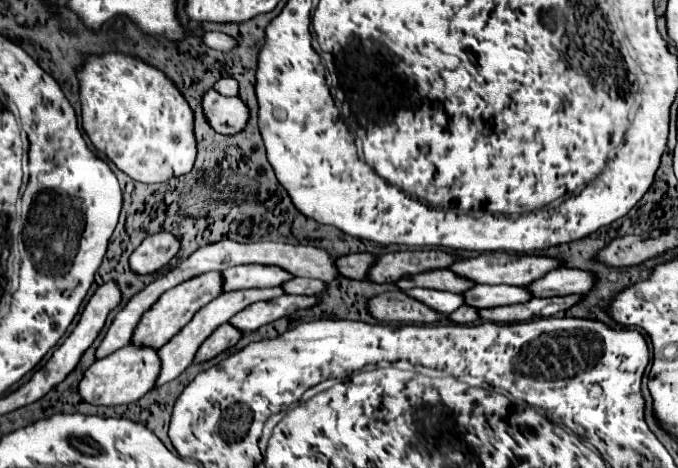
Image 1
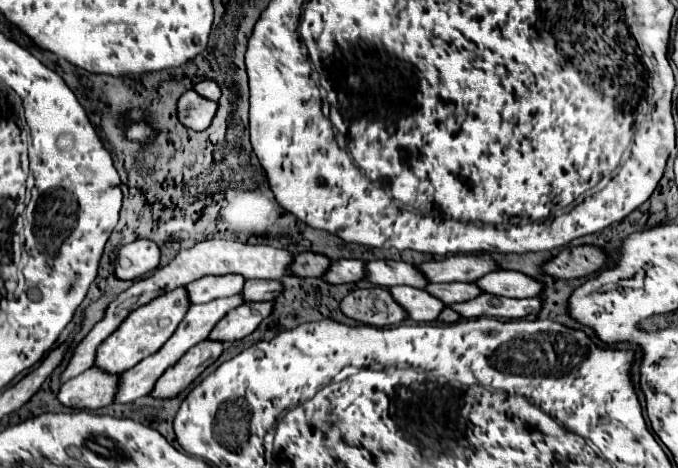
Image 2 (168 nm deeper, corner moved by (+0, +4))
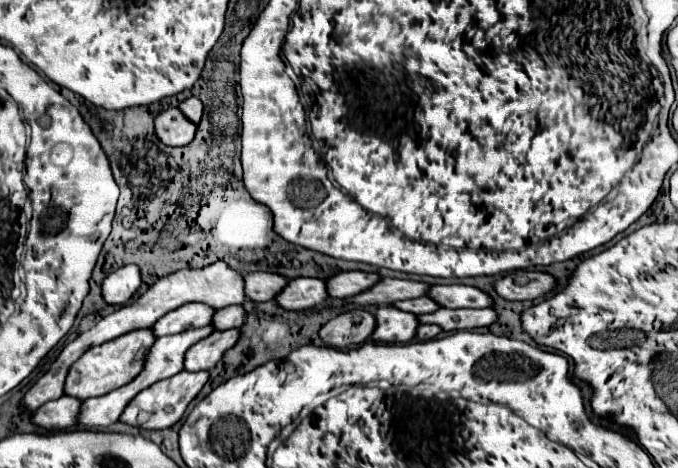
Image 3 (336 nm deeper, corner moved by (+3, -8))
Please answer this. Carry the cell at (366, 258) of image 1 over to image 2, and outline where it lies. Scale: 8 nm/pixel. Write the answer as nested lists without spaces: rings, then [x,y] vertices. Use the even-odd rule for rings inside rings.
[[[303,252],[293,258],[293,264],[289,266],[289,274],[299,276],[299,278],[309,278],[309,276],[321,276],[327,266],[331,264],[329,258],[313,252]]]

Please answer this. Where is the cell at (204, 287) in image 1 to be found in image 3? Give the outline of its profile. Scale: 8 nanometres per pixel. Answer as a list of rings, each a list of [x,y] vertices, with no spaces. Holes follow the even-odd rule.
[[[140,328],[140,330],[128,332],[124,336],[118,336],[106,344],[90,348],[82,356],[82,360],[78,360],[78,364],[74,364],[74,368],[70,368],[70,376],[66,382],[66,394],[86,400],[92,396],[108,394],[120,386],[128,384],[142,372],[146,356],[148,356],[150,348],[154,346],[154,342],[156,342],[156,336],[154,336],[152,328]]]

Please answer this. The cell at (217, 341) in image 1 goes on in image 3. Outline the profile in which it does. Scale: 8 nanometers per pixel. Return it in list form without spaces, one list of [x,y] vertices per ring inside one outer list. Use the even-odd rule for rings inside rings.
[[[182,370],[166,380],[160,380],[158,384],[152,384],[150,388],[142,390],[130,404],[130,408],[126,408],[126,412],[120,416],[122,422],[132,424],[132,426],[140,426],[140,428],[148,428],[148,430],[162,430],[162,428],[170,428],[172,424],[176,424],[184,410],[188,408],[190,400],[202,390],[202,386],[208,382],[210,372],[200,370],[200,372],[188,372]]]

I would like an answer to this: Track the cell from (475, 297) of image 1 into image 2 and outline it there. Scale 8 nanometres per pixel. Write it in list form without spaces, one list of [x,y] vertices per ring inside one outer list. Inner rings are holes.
[[[427,284],[425,292],[431,296],[437,296],[443,300],[443,304],[455,304],[455,302],[465,302],[481,294],[481,290],[475,284]]]

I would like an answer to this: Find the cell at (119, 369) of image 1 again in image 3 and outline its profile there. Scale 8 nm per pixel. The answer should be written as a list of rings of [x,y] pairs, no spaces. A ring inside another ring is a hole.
[[[62,396],[58,400],[40,406],[34,412],[32,422],[46,430],[68,430],[78,424],[80,408],[82,408],[82,400],[74,396]]]

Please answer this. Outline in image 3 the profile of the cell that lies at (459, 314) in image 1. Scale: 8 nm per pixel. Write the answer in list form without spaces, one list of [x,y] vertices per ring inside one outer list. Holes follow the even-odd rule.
[[[424,324],[424,326],[420,326],[420,328],[418,328],[416,338],[418,338],[418,340],[430,340],[430,338],[436,338],[440,332],[442,332],[442,328],[440,328],[440,326]]]

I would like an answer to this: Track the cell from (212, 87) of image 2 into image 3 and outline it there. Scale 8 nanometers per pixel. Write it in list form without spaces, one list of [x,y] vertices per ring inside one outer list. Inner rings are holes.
[[[190,96],[190,98],[186,98],[184,102],[180,102],[178,108],[182,110],[182,114],[184,114],[188,120],[194,120],[194,122],[200,122],[200,118],[202,118],[202,114],[204,114],[204,104],[202,104],[202,100],[196,98],[196,96]]]

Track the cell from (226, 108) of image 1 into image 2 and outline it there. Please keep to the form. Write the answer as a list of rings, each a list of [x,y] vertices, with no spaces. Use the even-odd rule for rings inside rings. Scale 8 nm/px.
[[[187,90],[177,102],[177,118],[189,130],[209,128],[217,110],[217,102],[203,100],[195,90]]]

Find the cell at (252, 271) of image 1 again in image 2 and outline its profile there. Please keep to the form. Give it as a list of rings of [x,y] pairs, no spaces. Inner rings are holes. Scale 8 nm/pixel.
[[[229,274],[229,276],[205,276],[187,284],[187,300],[189,304],[207,304],[211,300],[235,296],[243,290],[243,278]]]

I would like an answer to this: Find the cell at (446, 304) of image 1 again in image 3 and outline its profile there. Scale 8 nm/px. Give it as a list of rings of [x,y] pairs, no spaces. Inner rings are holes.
[[[378,306],[376,310],[378,328],[374,330],[372,340],[388,342],[388,344],[402,344],[416,338],[416,330],[420,320],[412,312],[404,312],[396,306]]]

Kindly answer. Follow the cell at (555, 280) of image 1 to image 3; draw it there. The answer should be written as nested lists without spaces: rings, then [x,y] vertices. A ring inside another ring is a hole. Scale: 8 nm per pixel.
[[[464,284],[432,286],[428,296],[444,308],[494,308],[494,298],[488,292]]]

